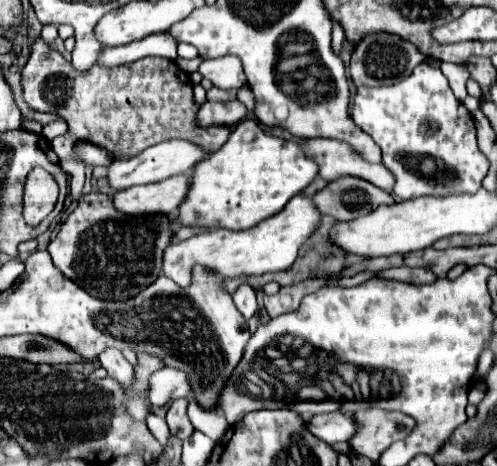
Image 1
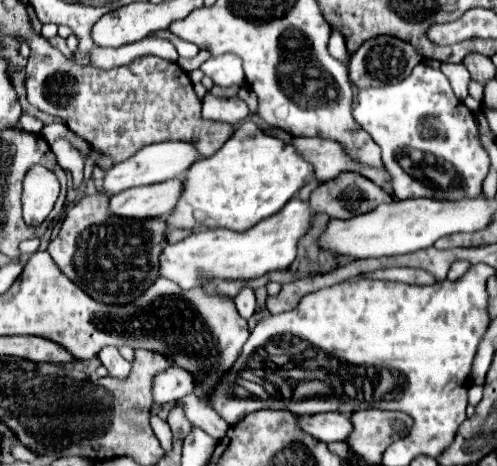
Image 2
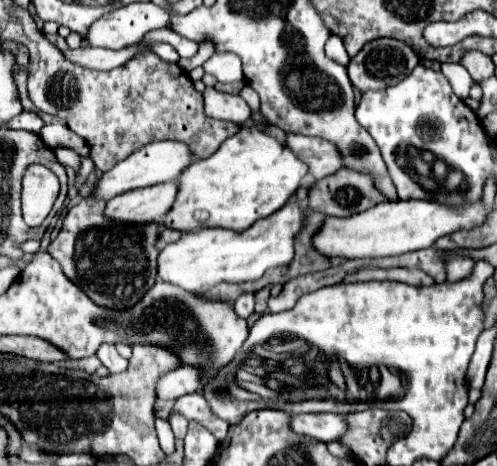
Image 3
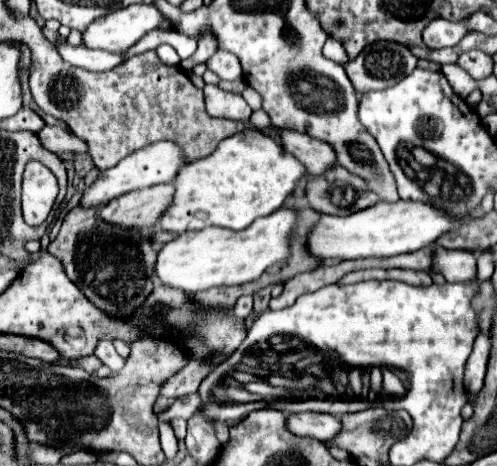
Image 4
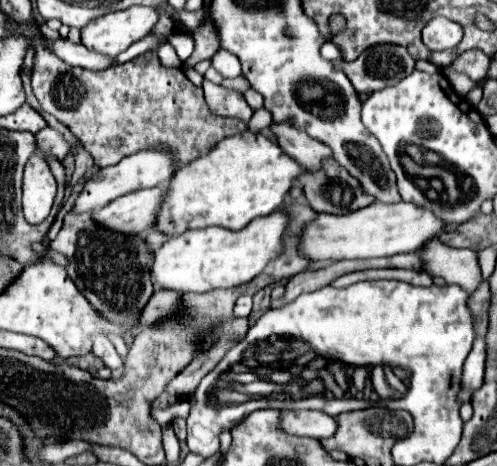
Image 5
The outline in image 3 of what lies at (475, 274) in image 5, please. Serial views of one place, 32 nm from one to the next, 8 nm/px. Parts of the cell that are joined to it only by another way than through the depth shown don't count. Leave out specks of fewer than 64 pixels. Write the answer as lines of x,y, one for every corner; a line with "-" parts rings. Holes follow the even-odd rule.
454,254
448,260
448,266
446,266
446,280
448,282
458,282
458,280
466,278
472,272
472,266
474,266
474,262
470,258

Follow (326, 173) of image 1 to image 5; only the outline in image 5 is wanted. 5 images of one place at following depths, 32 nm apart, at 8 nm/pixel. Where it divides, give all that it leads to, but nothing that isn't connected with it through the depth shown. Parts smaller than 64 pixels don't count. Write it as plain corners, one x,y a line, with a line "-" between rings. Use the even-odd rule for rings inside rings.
272,124
270,128
278,136
280,148
288,156
292,156
300,166
304,166
308,172
320,170
322,164
328,158
332,158
332,150
326,144
310,138
308,134
296,130
290,124

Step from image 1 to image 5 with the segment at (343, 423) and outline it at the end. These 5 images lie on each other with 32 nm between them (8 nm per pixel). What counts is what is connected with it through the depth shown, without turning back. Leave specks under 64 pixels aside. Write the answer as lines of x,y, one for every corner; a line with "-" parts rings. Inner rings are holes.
284,410
280,428
292,436
310,436
316,440
336,434
336,418
318,410

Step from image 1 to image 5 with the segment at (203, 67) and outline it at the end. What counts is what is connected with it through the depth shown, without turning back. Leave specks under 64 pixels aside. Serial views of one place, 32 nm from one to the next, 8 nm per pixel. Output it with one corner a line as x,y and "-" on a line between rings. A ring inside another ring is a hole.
218,50
212,56
212,68
216,68
224,78
238,78
242,74
240,60
228,50

